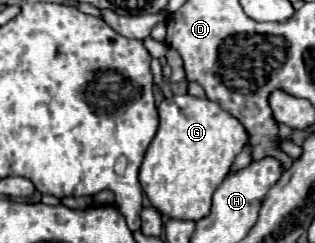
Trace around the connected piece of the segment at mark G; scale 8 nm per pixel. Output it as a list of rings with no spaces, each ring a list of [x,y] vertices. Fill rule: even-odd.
[[[171,96],[157,106],[157,112],[159,130],[139,168],[141,190],[159,214],[197,222],[209,214],[211,196],[229,174],[235,156],[243,150],[247,132],[237,118],[207,98]]]

